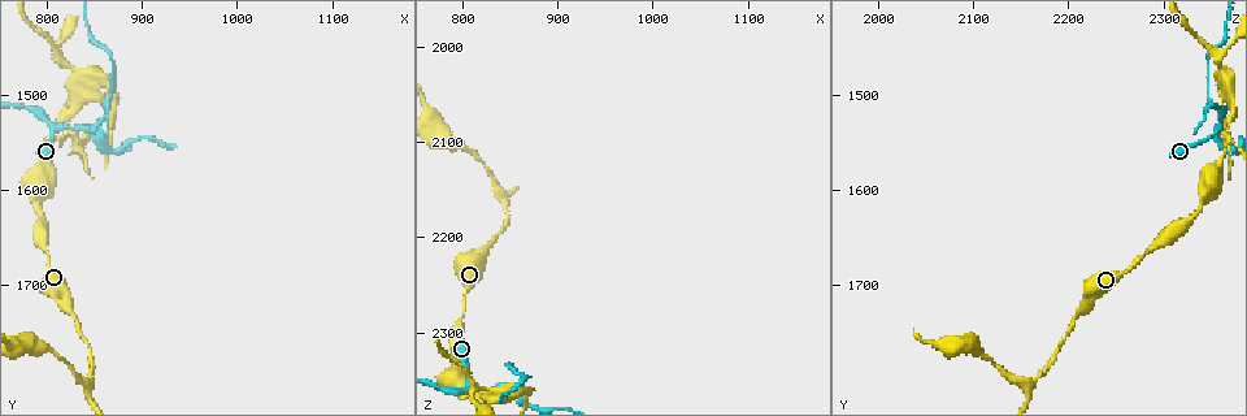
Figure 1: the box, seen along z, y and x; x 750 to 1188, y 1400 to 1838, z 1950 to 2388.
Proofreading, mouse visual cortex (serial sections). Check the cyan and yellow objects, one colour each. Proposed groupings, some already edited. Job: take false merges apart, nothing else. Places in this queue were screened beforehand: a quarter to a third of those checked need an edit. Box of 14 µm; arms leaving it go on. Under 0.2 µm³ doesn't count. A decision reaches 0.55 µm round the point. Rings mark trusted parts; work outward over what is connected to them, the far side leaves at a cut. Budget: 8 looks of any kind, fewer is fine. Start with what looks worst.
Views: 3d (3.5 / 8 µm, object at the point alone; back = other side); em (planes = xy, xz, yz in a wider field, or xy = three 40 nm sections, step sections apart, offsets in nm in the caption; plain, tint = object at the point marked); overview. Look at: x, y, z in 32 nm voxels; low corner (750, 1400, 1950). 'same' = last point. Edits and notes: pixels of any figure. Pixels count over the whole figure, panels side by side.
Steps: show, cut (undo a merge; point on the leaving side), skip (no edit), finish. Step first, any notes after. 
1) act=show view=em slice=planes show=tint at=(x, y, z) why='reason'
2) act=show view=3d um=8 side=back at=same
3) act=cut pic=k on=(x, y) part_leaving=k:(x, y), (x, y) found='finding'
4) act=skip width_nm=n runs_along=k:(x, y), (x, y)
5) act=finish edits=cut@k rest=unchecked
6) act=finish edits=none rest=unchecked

act=show view=3d um=3.5 side=back at=(860, 1550, 2365) why='arms part here'

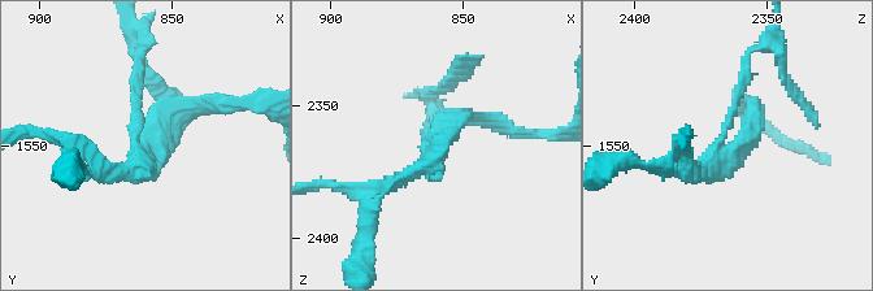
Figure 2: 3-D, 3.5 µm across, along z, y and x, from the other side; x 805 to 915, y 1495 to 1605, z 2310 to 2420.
act=show view=em slice=xy step=5 show=tint at=(860, 1552, 2364) arms=3 arm_widths_nm=150,200,200 why='now the EM'

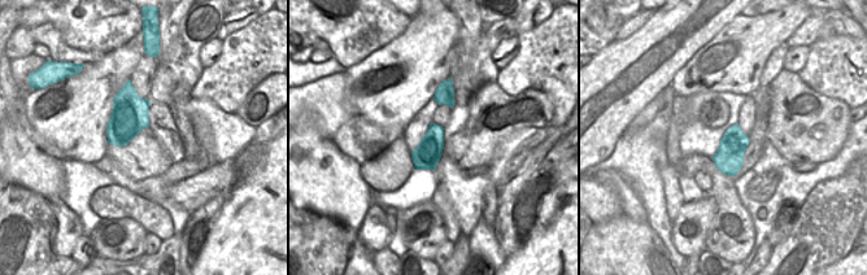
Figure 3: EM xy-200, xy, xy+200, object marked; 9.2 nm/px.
act=cut pic=2 on=(135, 95) part_leaving=2:(133, 139), (140, 35) found='a second cell is stuck on'

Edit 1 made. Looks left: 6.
act=show view=3d um=3.5 at=(845, 1805, 2160) why='branch point'

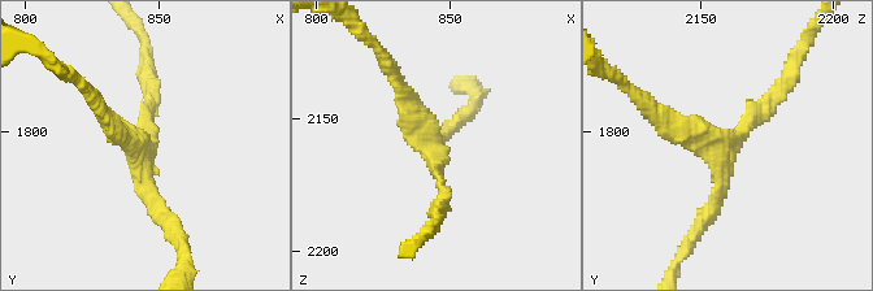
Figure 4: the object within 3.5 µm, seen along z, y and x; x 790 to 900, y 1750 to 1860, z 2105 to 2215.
act=show view=em slice=xy step=2 show=tint at=(846, 1804, 2162) arms=3 arm_widths_nm=200,200,250

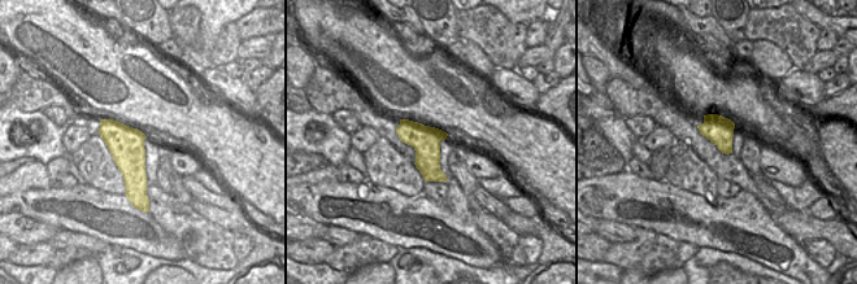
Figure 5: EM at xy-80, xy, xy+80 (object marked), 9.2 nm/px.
act=skip runs_along=4:(437, 207), (437, 150), (396, 83) found='all the same cell'

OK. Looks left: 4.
act=show view=3d um=3.5 at=(805, 1665, 2280) why='narrows sharply'

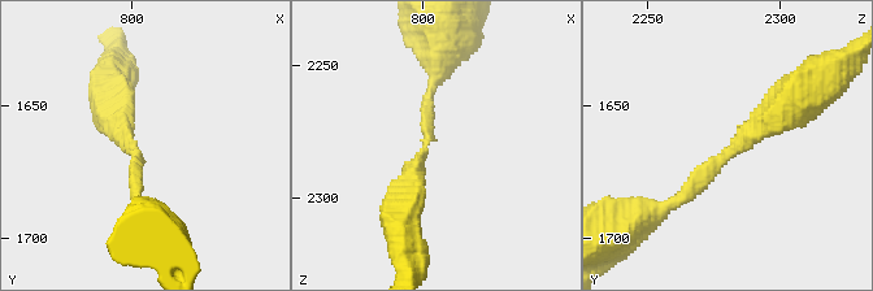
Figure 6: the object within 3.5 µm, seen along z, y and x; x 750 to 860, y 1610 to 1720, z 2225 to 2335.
act=show view=em slice=xy step=1 show=tint at=(802, 1668, 2281) arm_widths_nm=150,350

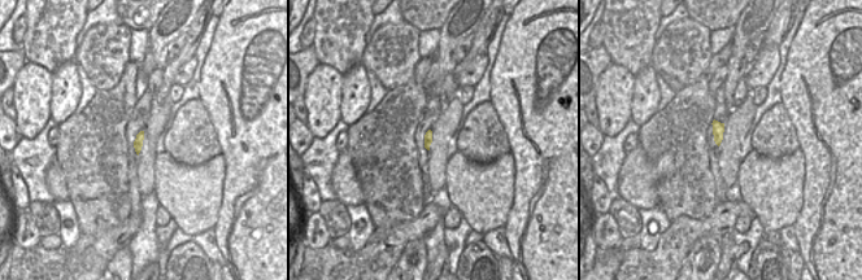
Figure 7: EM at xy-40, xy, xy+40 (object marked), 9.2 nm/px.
act=skip found='continuous, no second cell'

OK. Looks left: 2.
act=finish edits=cut@2 rest=unchecked

